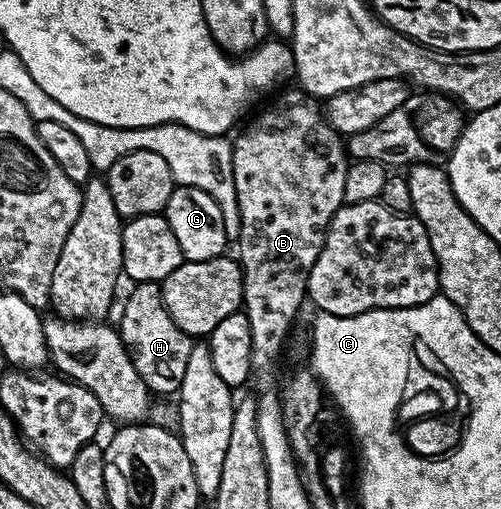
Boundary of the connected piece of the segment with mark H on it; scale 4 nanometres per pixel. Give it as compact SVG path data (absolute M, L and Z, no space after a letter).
M136 283L123 304L123 317L117 323L117 331L135 364L137 374L147 383L152 393L178 393L181 378L185 378L185 366L189 366L192 337L186 336L173 322L163 301L163 289L158 283Z

